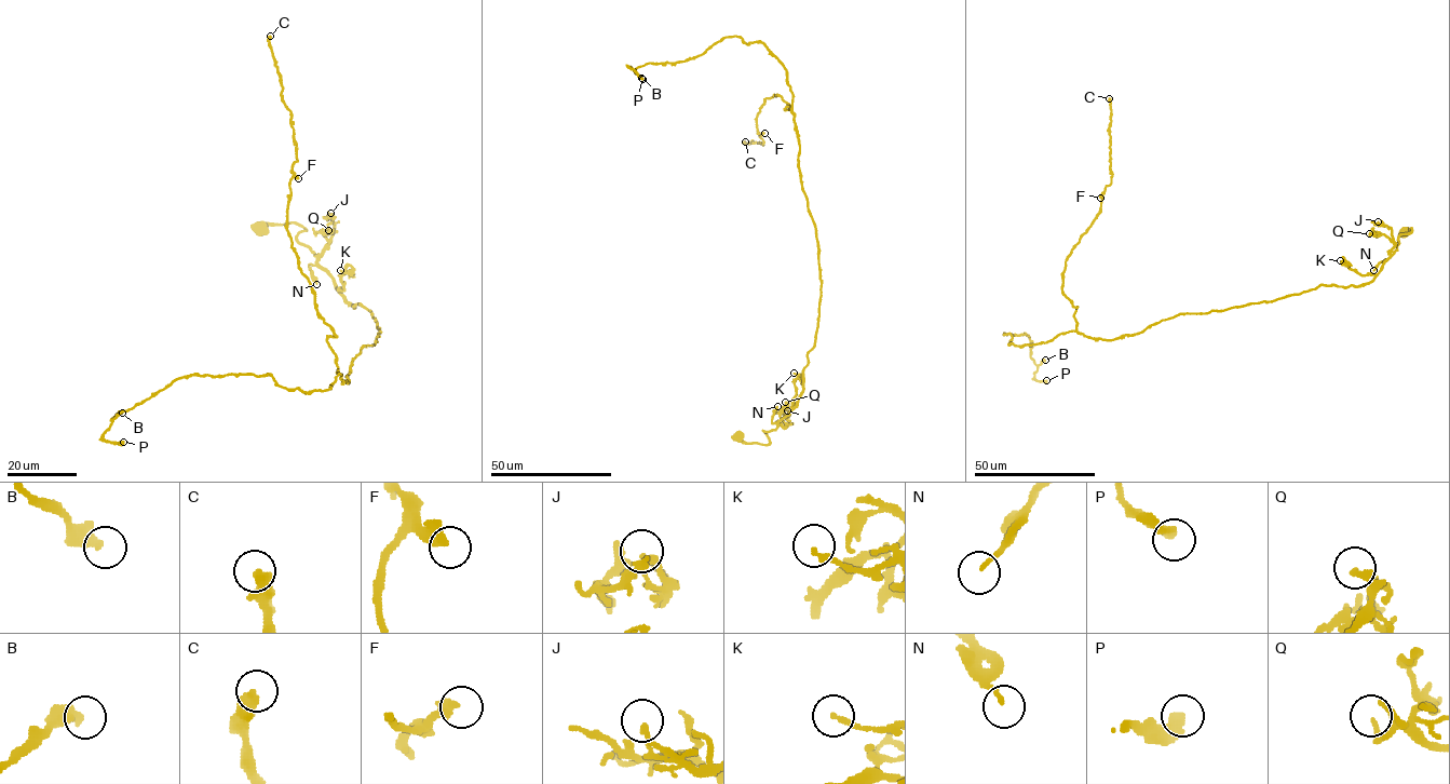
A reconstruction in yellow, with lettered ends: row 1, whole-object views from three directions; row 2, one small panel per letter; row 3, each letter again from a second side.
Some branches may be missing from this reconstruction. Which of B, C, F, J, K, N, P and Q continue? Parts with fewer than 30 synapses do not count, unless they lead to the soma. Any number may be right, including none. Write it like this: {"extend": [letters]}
{"extend": []}

